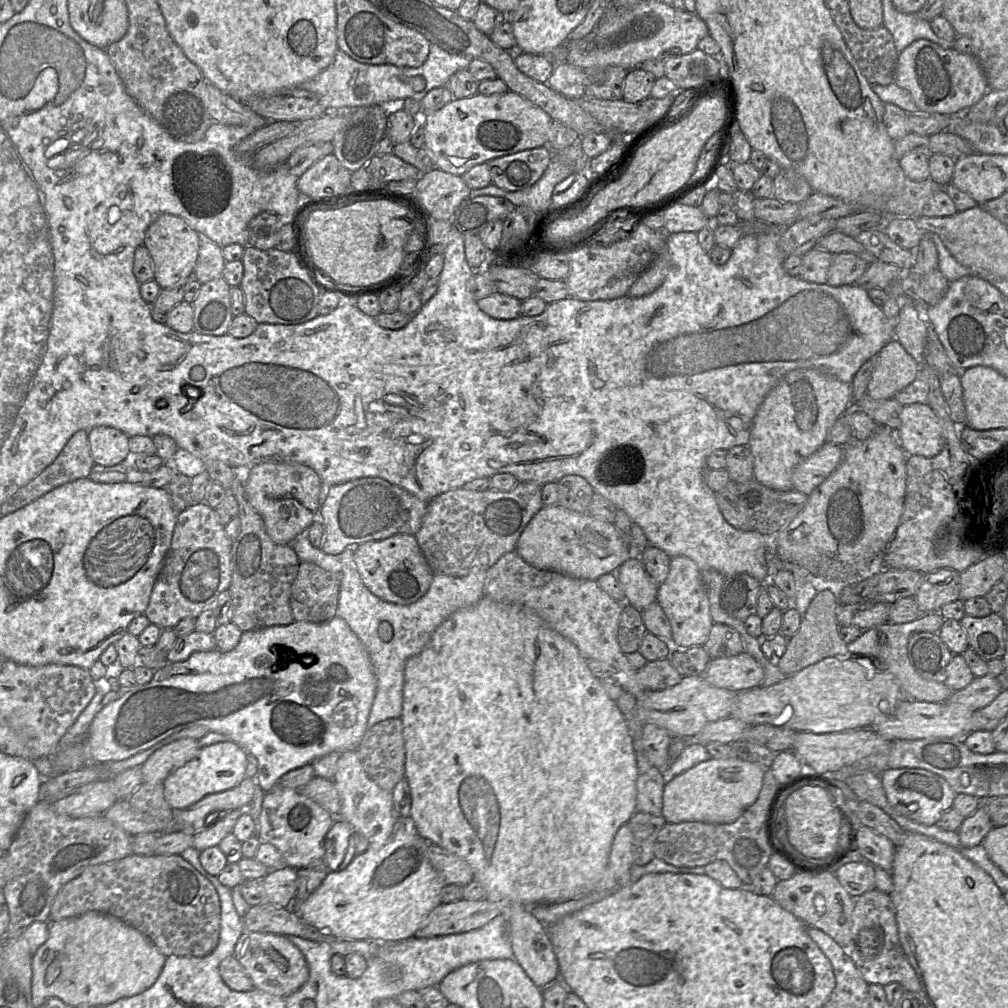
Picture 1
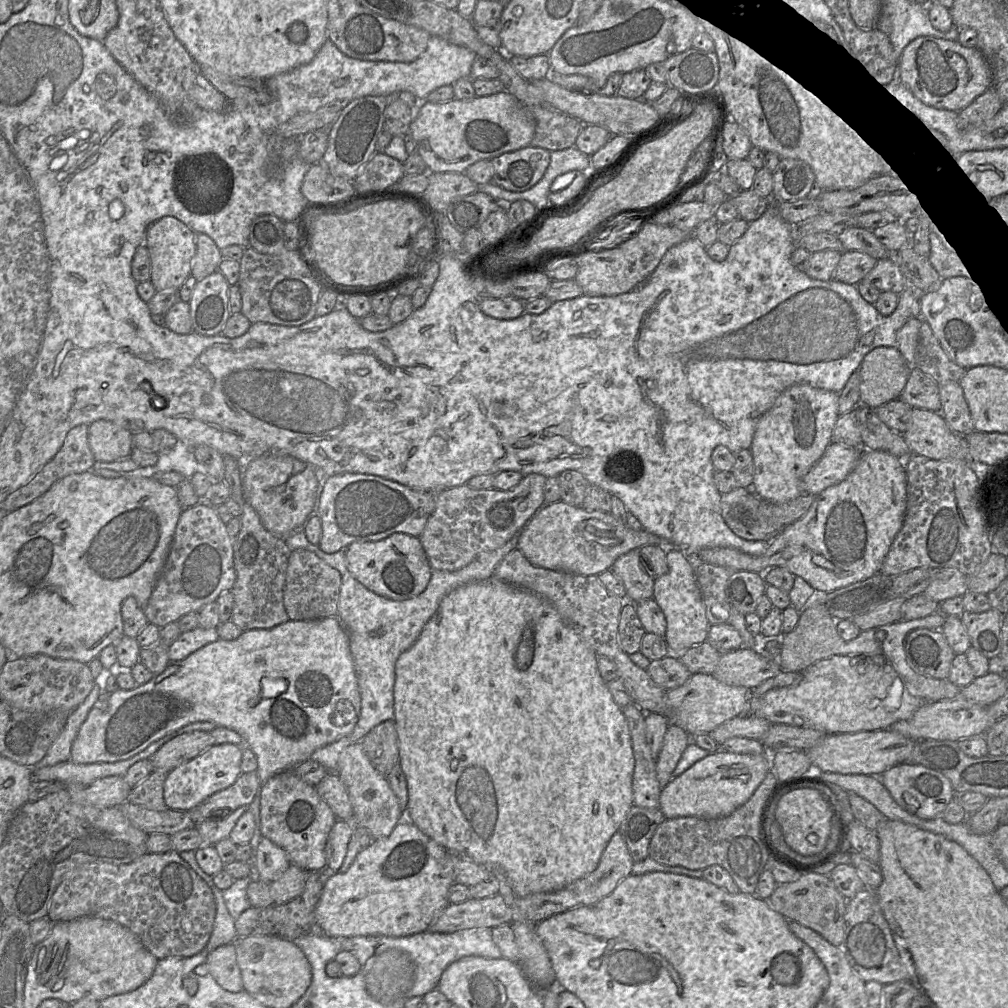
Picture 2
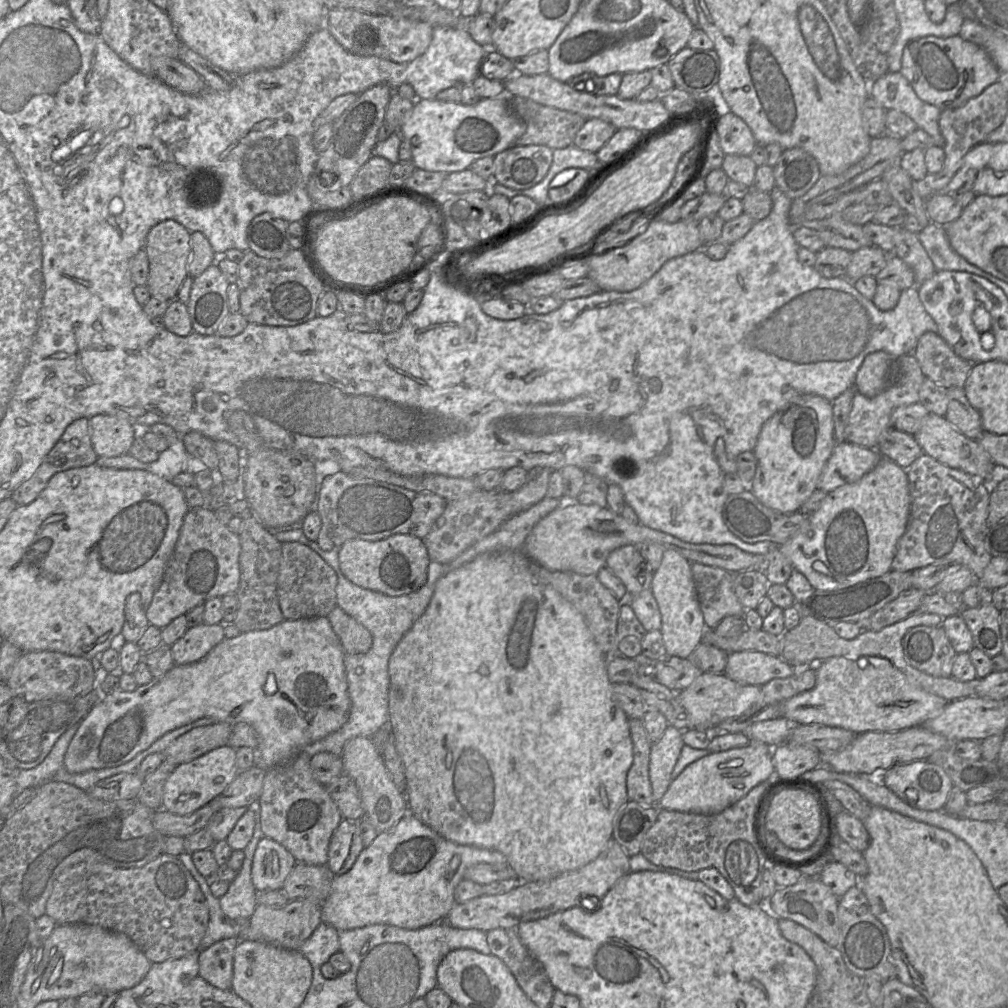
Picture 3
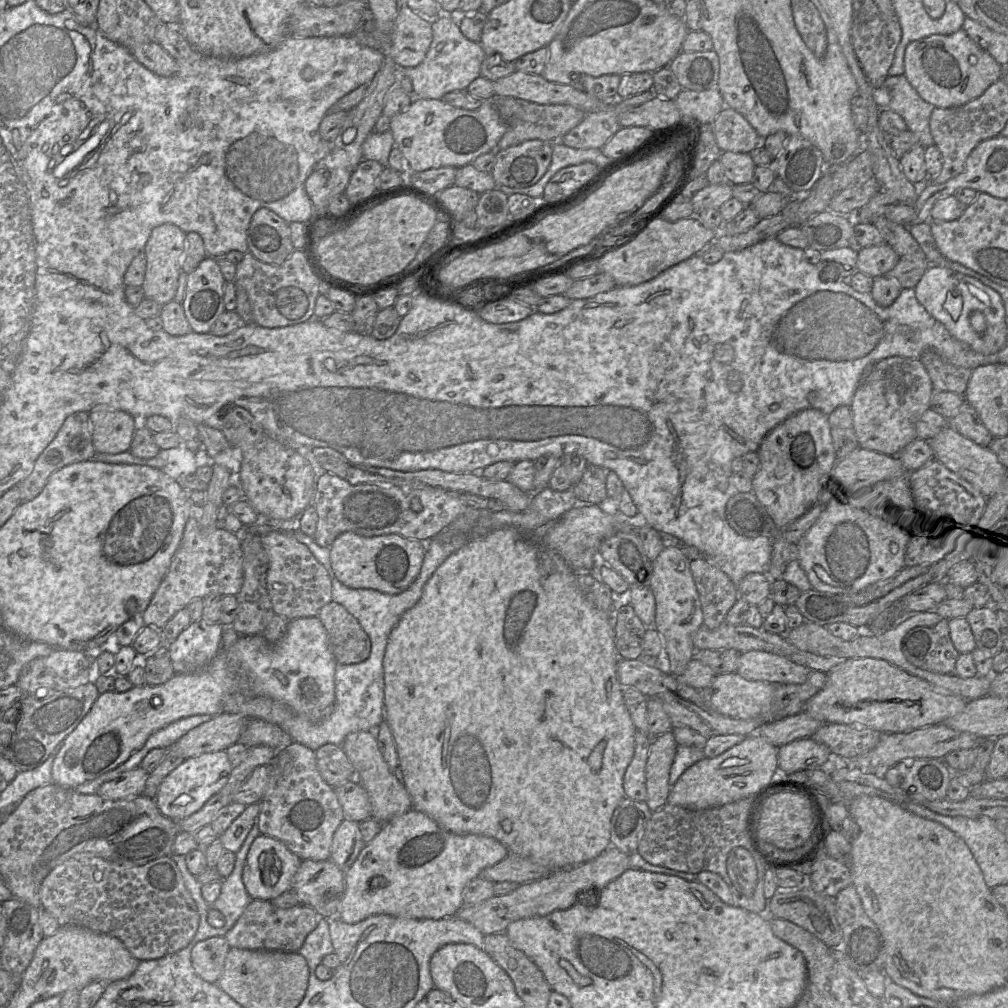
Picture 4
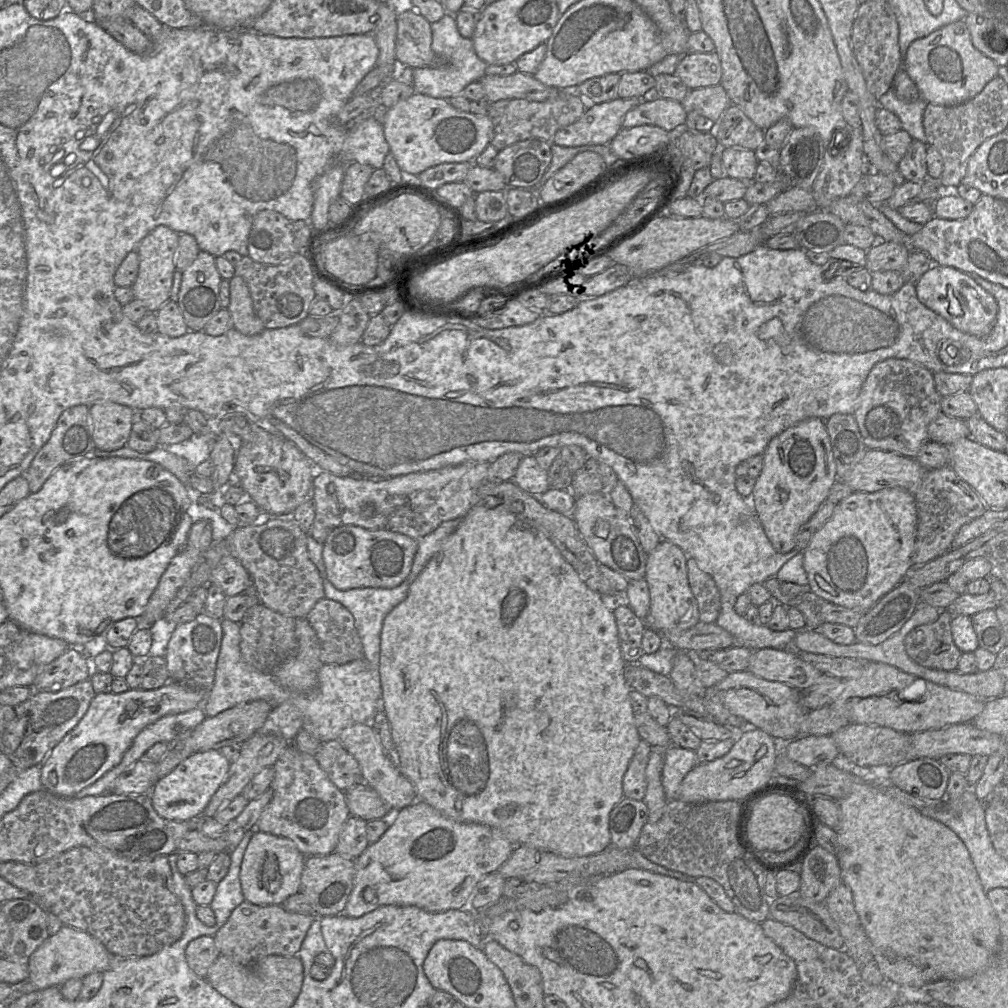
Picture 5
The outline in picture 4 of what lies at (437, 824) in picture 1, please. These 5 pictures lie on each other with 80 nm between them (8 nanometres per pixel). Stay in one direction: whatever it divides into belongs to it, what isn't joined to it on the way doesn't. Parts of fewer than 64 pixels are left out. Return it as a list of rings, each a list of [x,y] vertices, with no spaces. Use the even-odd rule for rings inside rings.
[[[511,526],[492,530],[488,534],[471,540],[455,553],[451,554],[434,572],[424,586],[418,603],[401,617],[392,630],[383,659],[384,670],[384,717],[388,723],[397,749],[399,766],[398,775],[403,781],[415,808],[436,821],[443,829],[459,835],[479,834],[490,836],[500,841],[509,853],[529,858],[533,862],[551,870],[564,870],[589,862],[599,856],[610,846],[610,822],[614,810],[625,798],[623,778],[635,752],[636,728],[630,712],[624,702],[623,685],[617,676],[617,663],[620,657],[615,644],[614,620],[597,609],[581,592],[575,578],[575,571],[564,558],[549,548],[538,535],[523,534]]]

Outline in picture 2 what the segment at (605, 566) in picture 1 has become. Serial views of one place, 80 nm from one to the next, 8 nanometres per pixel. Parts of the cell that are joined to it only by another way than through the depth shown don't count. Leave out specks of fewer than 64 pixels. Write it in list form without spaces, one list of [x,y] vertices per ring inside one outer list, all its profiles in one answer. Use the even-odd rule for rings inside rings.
[[[558,501],[545,504],[533,515],[518,535],[517,549],[535,566],[587,576],[599,575],[606,570],[611,570],[611,566],[619,556],[633,549],[639,550],[646,545],[674,548],[665,539],[645,529],[636,531],[629,528],[625,523],[617,520],[610,512],[587,511],[583,507],[576,507]]]

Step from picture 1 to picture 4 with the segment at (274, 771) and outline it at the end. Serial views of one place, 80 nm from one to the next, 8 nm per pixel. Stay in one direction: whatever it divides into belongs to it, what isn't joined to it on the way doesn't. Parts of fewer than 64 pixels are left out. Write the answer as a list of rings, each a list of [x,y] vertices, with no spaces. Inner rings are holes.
[[[317,616],[289,621],[286,635],[275,644],[268,642],[261,634],[240,635],[233,645],[226,650],[221,648],[207,666],[195,673],[175,673],[168,681],[160,685],[144,684],[133,686],[126,692],[112,691],[100,694],[86,716],[62,741],[52,765],[53,783],[74,788],[115,769],[142,748],[152,733],[170,723],[193,715],[215,716],[224,712],[223,705],[225,697],[231,692],[231,675],[234,671],[244,675],[245,691],[283,703],[310,720],[322,720],[331,712],[335,702],[336,665],[328,633]]]

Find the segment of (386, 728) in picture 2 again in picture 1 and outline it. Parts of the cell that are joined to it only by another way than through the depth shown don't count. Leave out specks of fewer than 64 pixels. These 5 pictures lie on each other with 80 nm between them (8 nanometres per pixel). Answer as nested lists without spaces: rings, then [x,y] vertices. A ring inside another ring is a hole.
[[[388,718],[368,728],[357,747],[362,766],[379,787],[392,792],[395,785],[405,778],[405,742],[400,718]]]

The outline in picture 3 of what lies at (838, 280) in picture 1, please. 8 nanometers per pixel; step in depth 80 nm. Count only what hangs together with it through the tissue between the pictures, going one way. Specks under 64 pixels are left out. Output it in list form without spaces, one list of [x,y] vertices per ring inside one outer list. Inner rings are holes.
[[[876,246],[862,247],[852,252],[845,277],[851,282],[863,276],[875,277],[886,266],[889,255]]]

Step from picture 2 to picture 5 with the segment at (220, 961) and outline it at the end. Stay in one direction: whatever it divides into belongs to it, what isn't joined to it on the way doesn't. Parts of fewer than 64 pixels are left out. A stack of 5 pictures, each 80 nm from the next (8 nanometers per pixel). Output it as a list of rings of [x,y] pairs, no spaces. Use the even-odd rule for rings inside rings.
[[[212,936],[195,938],[185,949],[185,958],[190,969],[202,979],[206,979],[210,966],[220,955]]]

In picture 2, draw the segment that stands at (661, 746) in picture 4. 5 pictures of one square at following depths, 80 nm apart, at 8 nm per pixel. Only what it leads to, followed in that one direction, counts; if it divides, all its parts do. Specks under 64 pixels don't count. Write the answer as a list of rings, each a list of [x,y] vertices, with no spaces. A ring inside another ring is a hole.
[[[675,724],[668,726],[662,748],[656,757],[656,774],[661,788],[671,781],[672,773],[690,741],[691,736],[681,727]]]

